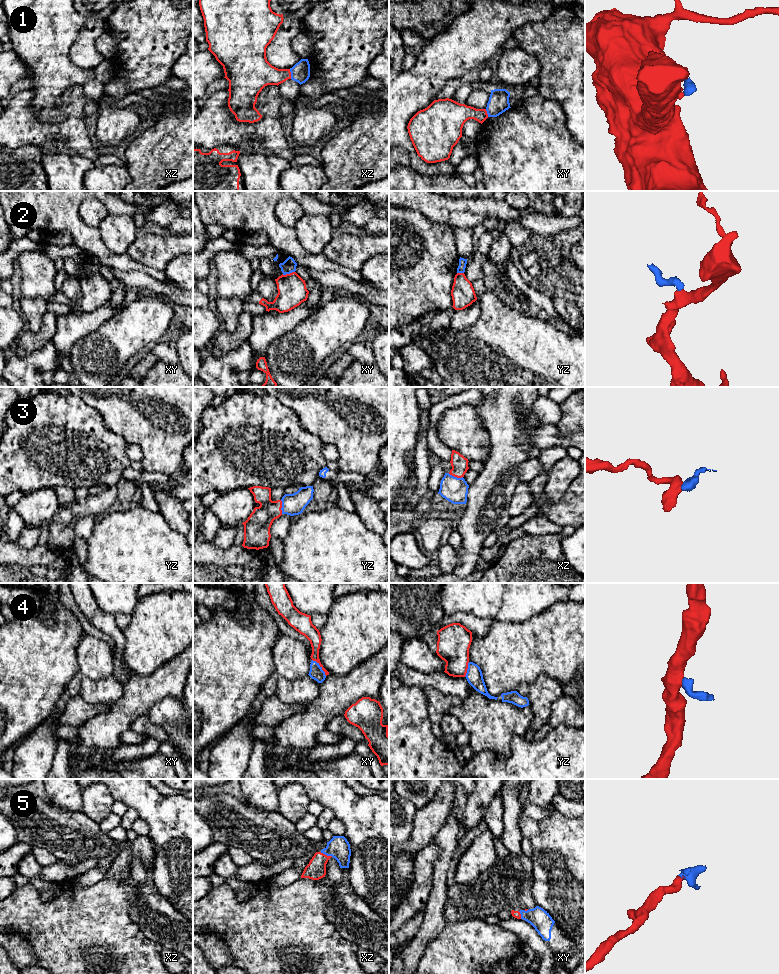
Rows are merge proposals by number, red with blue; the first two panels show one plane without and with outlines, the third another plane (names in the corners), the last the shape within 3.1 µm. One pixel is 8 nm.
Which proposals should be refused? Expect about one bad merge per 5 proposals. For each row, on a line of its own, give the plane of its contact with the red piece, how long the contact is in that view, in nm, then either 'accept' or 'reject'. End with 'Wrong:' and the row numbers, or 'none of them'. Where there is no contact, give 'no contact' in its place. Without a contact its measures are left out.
1: xz | 80 nm | reject
2: xy | 110 nm | reject
3: xz | 120 nm | accept
4: xy | 180 nm | reject
5: xz | 110 nm | accept
Wrong: 1, 2, 4

